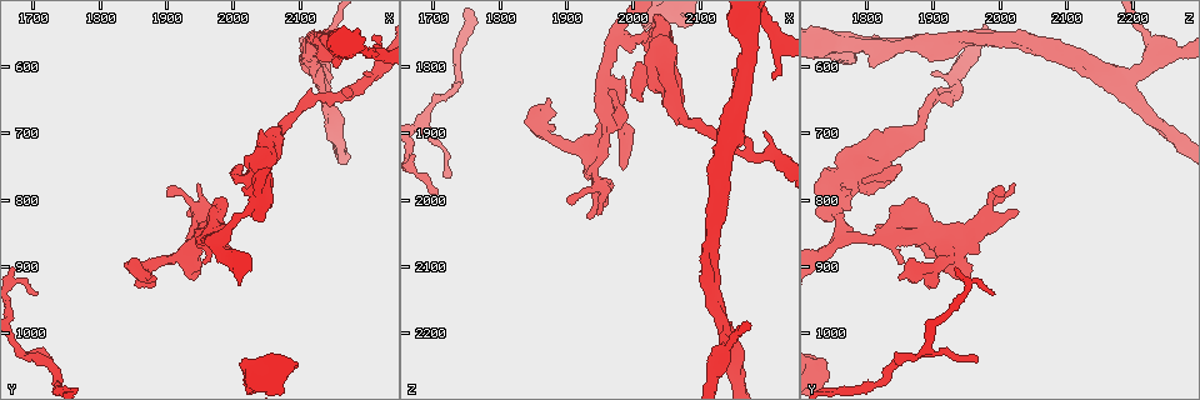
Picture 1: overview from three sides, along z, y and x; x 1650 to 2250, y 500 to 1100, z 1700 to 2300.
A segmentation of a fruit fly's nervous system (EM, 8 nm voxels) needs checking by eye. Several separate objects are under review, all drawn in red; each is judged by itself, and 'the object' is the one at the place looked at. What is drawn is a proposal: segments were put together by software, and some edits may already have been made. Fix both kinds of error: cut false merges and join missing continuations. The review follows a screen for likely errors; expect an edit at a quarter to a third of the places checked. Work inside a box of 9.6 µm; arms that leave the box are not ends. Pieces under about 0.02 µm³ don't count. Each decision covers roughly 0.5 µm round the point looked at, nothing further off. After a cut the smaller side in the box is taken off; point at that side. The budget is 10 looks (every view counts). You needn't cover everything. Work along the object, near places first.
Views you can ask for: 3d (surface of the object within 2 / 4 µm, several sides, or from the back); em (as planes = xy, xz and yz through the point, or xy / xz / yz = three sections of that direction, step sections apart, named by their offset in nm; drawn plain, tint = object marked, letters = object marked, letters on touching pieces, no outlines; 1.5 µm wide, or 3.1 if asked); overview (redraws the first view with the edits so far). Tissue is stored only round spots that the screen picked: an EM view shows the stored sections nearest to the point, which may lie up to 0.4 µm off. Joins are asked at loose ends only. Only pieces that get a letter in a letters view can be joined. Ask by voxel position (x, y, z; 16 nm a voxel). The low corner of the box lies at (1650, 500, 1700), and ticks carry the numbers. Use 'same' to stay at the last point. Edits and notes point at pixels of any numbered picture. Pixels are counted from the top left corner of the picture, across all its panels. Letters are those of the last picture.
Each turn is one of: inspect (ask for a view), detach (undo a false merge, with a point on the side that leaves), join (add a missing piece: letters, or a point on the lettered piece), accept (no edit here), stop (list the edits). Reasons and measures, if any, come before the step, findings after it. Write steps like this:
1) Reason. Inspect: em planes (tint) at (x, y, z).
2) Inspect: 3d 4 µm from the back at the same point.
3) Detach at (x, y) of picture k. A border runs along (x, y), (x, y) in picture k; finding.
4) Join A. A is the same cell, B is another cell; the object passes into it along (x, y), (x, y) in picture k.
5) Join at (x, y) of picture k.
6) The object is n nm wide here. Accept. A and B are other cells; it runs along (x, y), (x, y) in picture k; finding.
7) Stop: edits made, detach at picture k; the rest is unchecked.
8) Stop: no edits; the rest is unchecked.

Three arms meet. Inspect: em planes (letters) at (2130, 625, 2185).

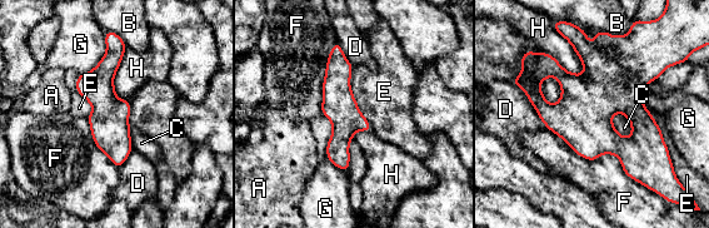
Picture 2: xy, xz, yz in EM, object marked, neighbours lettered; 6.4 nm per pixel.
The object is 220 nm wide here. Accept. A, B, C, D, E, F, G and H are other cells; a border runs along (550, 75), (560, 87), (555, 104) in picture 2; continuous, no second cell.

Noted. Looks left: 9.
Free end. Inspect: em 3.1 µm planes (letters) at (2145, 605, 1815).

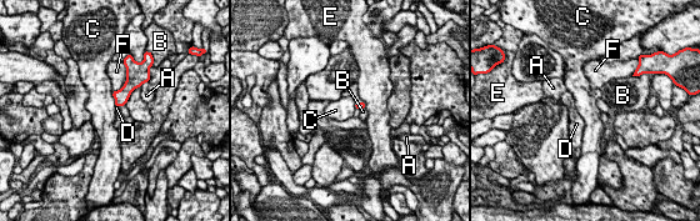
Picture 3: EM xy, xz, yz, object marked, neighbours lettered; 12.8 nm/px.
The longest contact is with F, 320 nm. Join D. D is the same cell, A, B, C, E and F are other cells; the object passes into it along (358, 105), (359, 103), (351, 91) in picture 3; the cell continues.

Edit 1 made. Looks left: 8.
Inspect: overview.

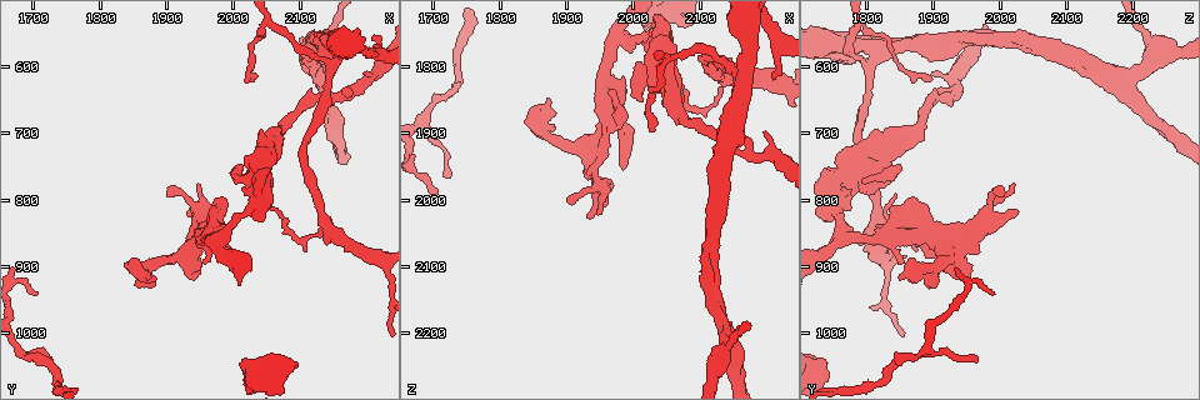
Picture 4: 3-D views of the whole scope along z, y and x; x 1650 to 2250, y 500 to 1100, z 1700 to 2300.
A narrow waist. Inspect: em planes (tint) at (2135, 645, 1915).

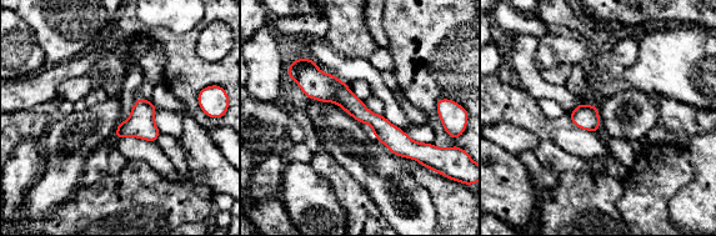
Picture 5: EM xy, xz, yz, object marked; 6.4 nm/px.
Inspect: em planes (letters) at the same point.

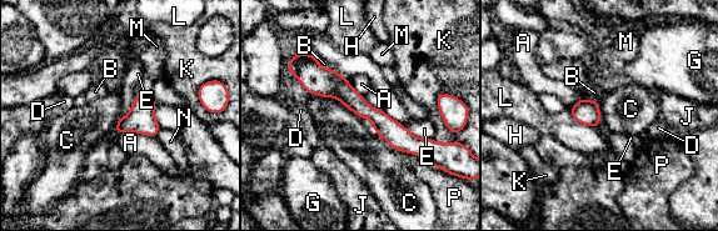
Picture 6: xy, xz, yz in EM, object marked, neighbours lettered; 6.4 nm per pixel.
Accept. A, B, C, D, E, G, H, J, K, L, M, N and P are other cells; one cell here.

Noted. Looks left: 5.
Tapers out. Inspect: 3d 4 µm from the back at (1725, 1045, 1965).

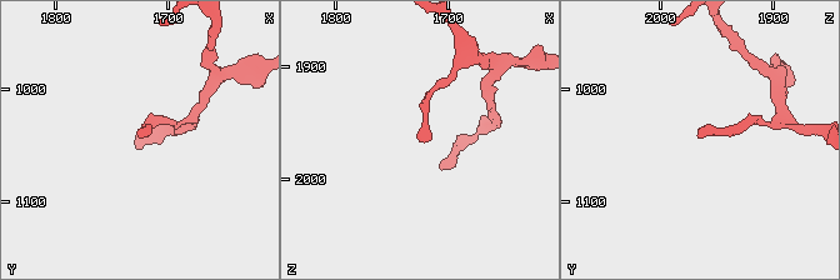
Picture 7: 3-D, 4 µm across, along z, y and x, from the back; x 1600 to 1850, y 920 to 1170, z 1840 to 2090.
Need the tissue. Inspect: em planes (letters) at (1728, 1044, 1964).

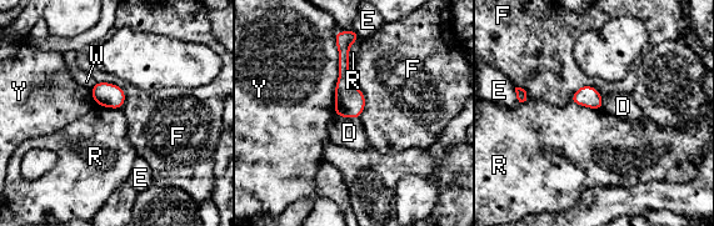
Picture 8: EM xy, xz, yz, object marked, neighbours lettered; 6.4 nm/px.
Accept. D, E, F, R, W and Y are other cells; it runs along (349, 38), (344, 85), (356, 114) in picture 8; no lettered piece goes on from it.

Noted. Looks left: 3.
Stop: edits made, join at picture 3; the rest is unchecked.

